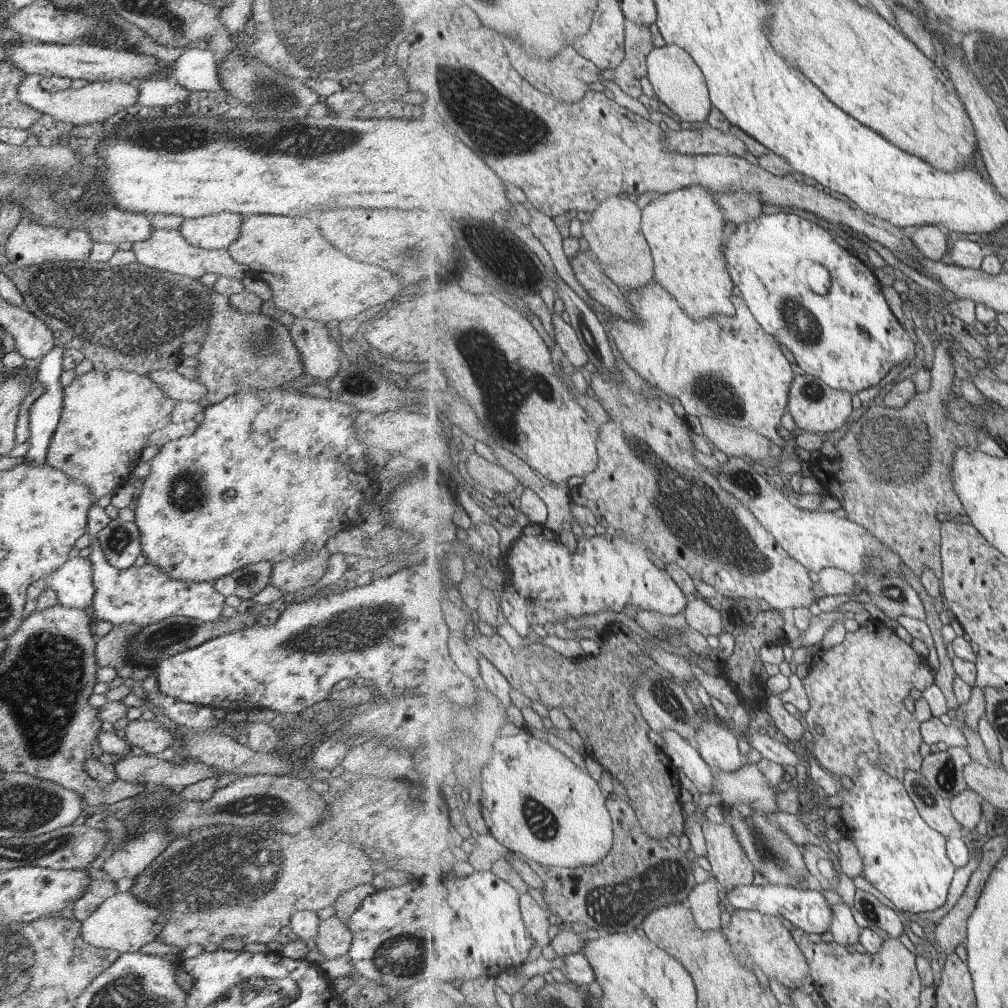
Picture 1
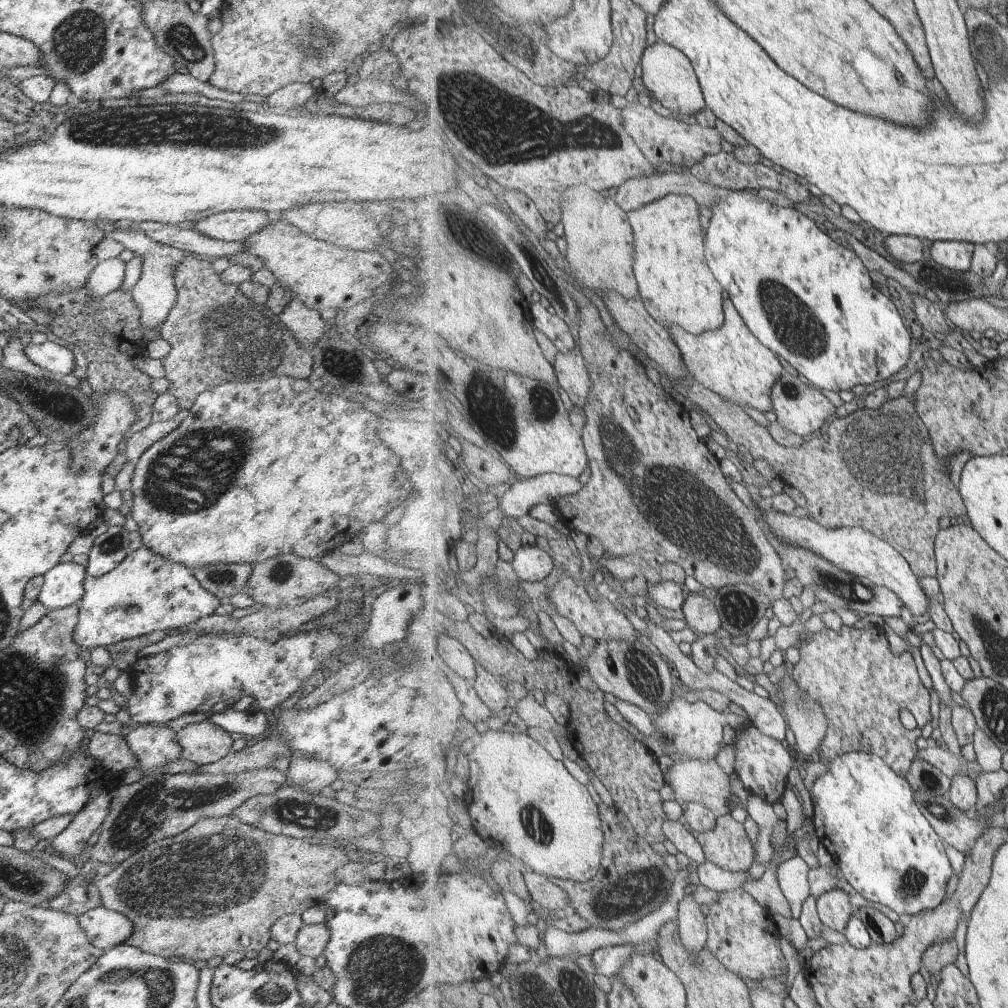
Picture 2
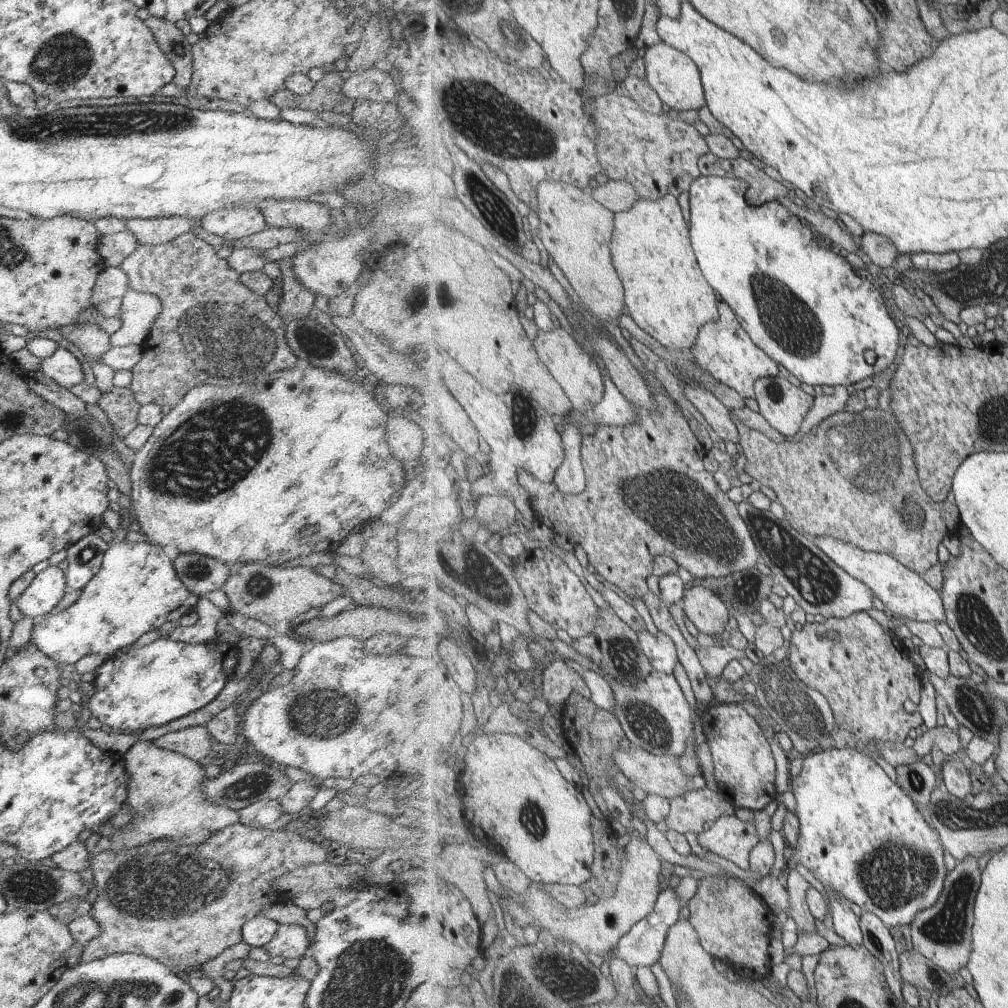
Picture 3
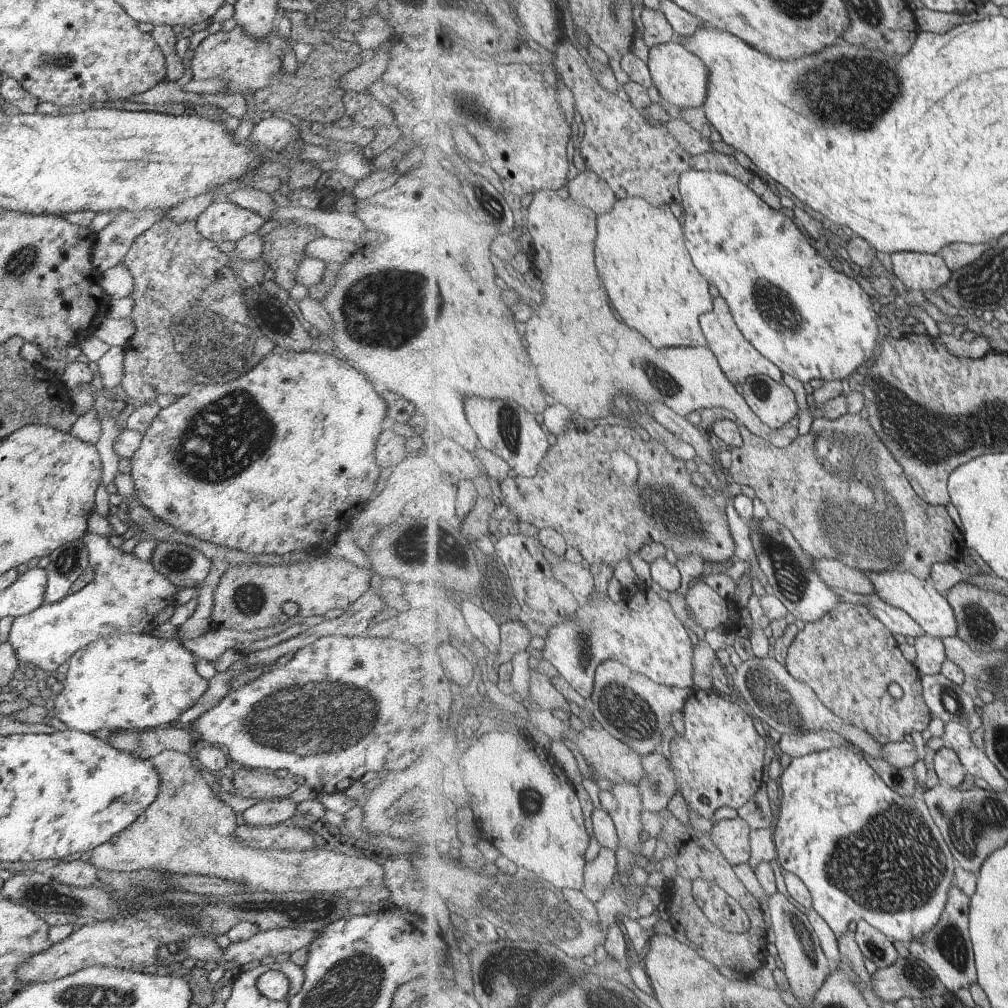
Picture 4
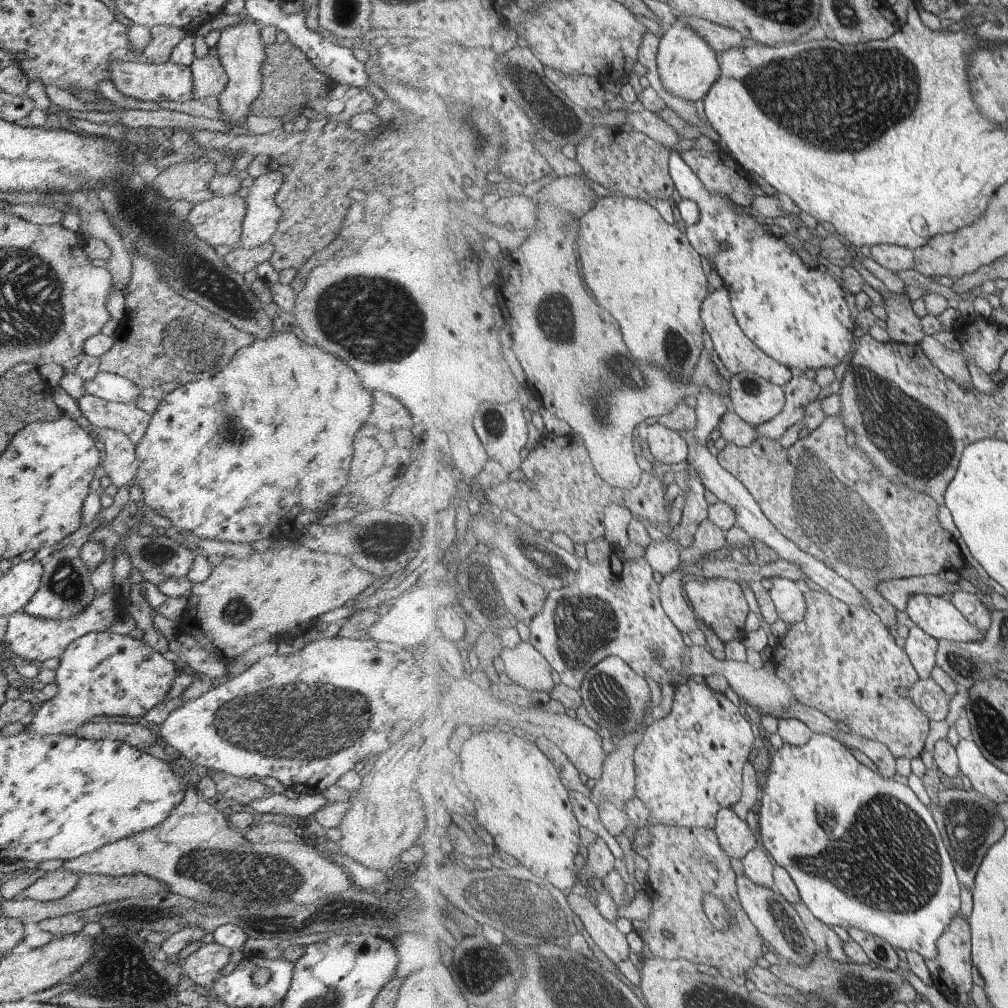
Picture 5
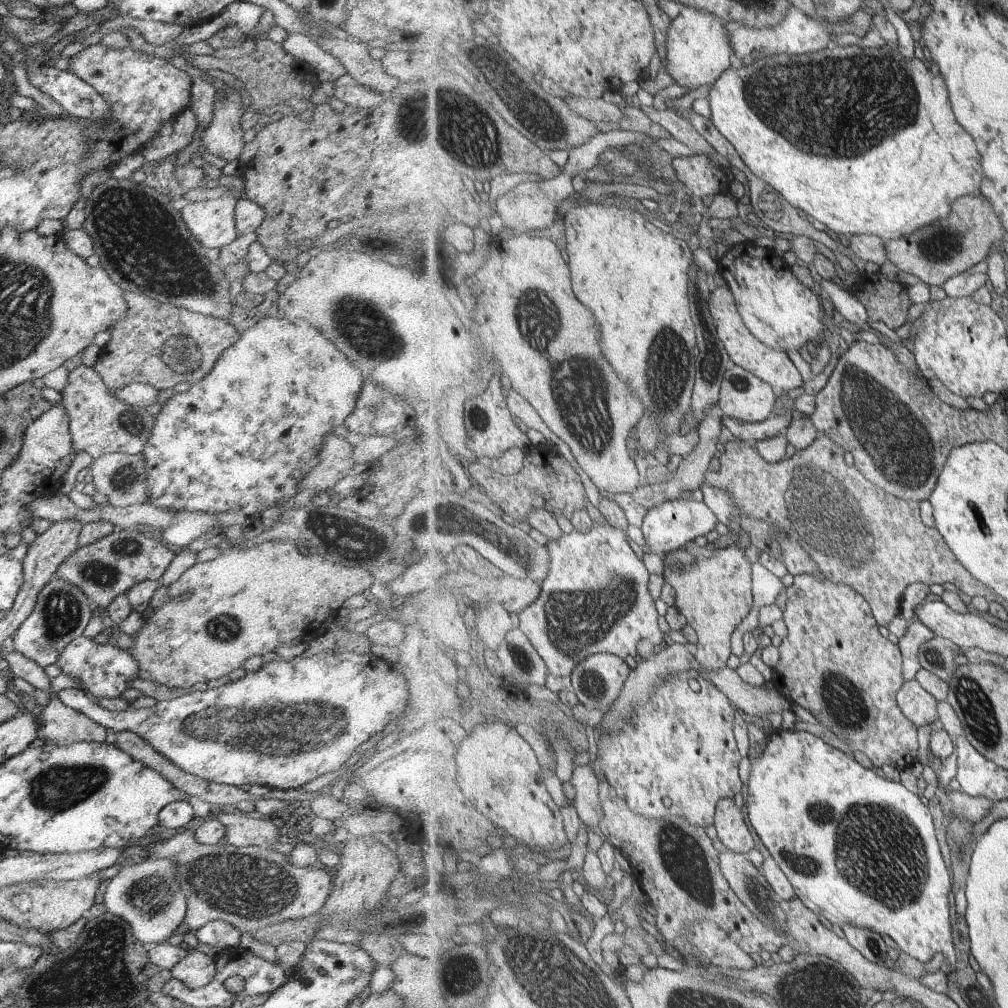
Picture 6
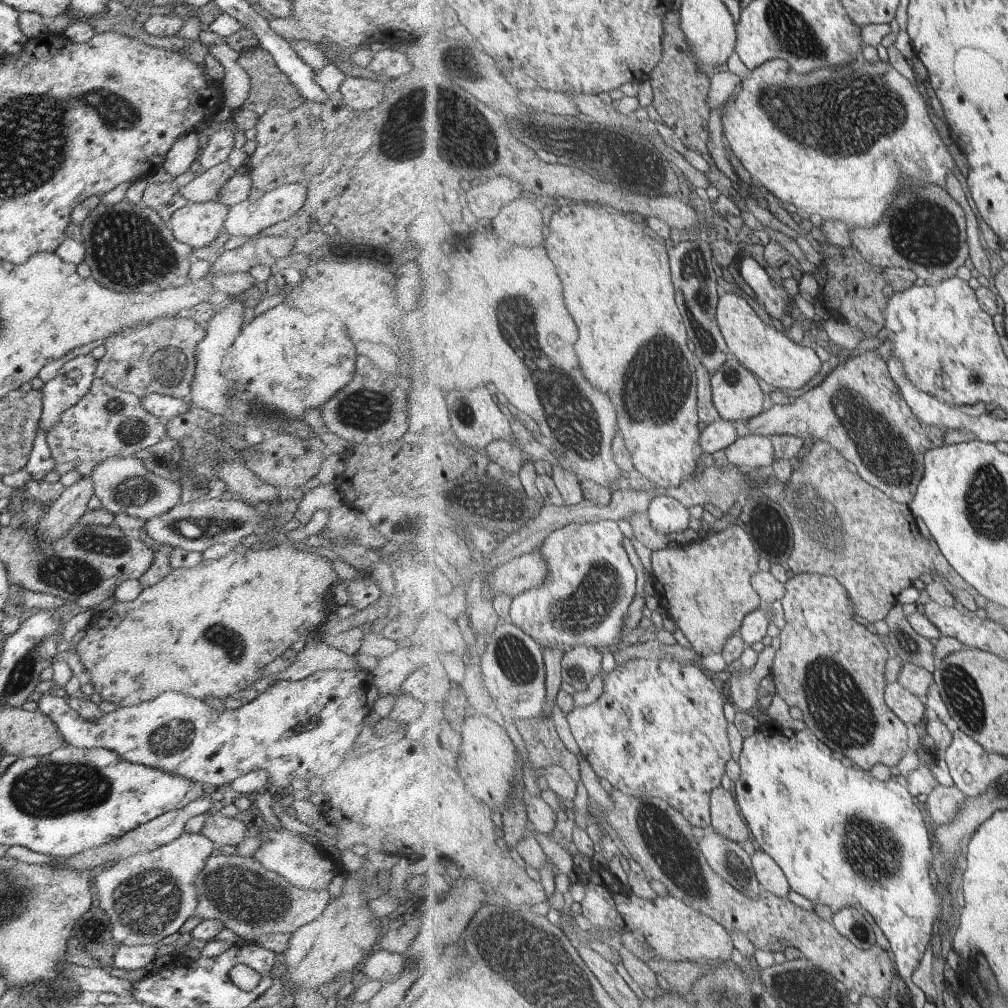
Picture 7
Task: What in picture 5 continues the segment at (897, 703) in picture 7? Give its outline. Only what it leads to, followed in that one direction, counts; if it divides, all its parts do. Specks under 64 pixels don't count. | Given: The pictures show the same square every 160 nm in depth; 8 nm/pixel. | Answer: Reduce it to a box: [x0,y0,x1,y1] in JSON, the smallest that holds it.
[909,678,951,721]

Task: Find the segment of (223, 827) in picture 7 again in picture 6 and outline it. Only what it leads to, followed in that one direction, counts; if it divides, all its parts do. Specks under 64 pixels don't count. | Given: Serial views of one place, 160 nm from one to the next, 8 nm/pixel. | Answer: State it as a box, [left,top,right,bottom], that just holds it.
[218,814,277,847]

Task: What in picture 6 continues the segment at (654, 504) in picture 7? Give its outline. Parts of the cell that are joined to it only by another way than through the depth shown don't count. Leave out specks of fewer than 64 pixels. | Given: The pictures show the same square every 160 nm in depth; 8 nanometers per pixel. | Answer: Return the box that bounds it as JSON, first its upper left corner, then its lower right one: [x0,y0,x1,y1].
[643,498,720,557]

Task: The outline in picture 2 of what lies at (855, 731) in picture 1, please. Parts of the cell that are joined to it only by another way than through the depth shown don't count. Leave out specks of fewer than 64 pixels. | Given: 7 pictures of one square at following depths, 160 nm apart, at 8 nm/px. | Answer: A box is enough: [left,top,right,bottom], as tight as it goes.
[793,625,934,778]

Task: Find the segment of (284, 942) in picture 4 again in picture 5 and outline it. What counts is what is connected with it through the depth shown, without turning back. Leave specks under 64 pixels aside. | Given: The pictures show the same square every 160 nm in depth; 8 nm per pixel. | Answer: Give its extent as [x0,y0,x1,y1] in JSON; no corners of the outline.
[182,942,231,991]

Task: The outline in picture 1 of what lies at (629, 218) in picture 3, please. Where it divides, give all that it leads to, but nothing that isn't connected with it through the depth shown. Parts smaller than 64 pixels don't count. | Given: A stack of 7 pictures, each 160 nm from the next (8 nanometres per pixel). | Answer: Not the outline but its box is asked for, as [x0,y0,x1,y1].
[642,185,735,319]

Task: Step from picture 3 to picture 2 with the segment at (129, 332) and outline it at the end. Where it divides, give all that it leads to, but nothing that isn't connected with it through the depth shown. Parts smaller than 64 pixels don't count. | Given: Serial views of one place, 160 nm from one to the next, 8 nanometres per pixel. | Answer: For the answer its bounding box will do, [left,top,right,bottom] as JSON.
[107,221,215,338]

